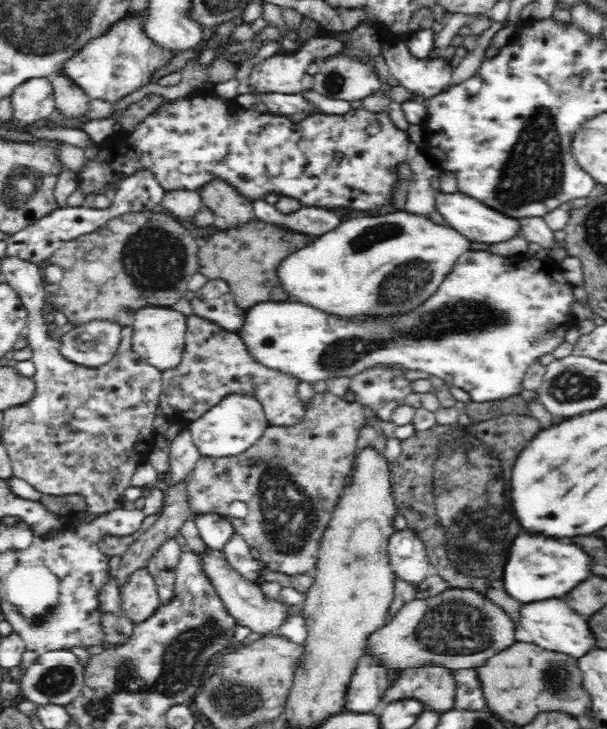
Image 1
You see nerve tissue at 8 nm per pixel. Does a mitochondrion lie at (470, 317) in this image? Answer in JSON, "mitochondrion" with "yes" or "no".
{"mitochondrion":"yes"}

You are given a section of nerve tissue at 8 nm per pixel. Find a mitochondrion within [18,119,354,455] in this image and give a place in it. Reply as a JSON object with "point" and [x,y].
{"point":[156,260]}

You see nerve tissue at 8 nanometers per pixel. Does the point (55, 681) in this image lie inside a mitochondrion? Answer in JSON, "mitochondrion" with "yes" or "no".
{"mitochondrion":"yes"}

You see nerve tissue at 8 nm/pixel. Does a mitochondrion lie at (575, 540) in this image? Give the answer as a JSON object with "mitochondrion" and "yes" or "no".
{"mitochondrion":"no"}

